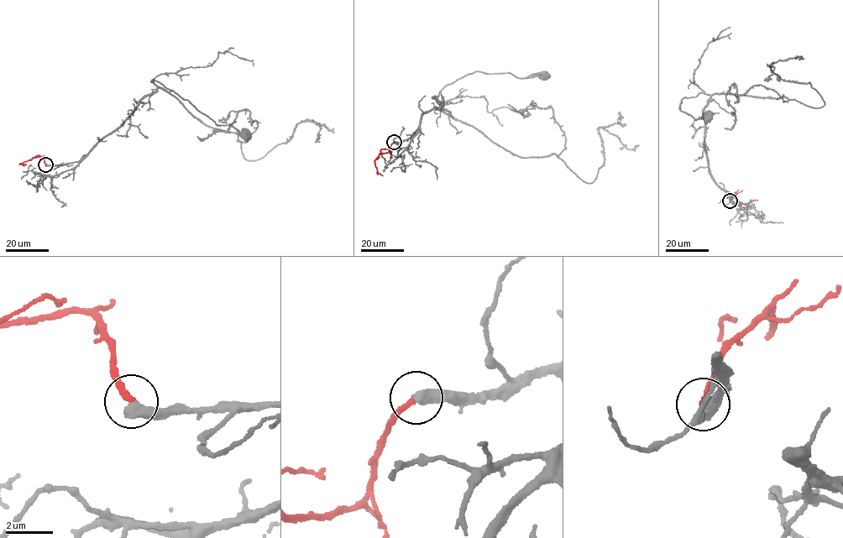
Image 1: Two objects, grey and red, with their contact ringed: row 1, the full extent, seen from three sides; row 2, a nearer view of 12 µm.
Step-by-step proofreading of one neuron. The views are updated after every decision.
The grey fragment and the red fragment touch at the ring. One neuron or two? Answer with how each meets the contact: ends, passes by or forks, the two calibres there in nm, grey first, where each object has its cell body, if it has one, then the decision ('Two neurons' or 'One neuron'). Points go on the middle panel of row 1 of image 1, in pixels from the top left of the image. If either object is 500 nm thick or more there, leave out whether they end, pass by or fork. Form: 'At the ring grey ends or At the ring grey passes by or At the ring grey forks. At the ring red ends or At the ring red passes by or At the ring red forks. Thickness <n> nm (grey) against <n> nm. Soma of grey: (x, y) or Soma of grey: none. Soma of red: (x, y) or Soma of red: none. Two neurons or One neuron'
Thickness 550 nm (grey) against 260 nm. Soma of grey: (543, 76). Soma of red: none. One neuron

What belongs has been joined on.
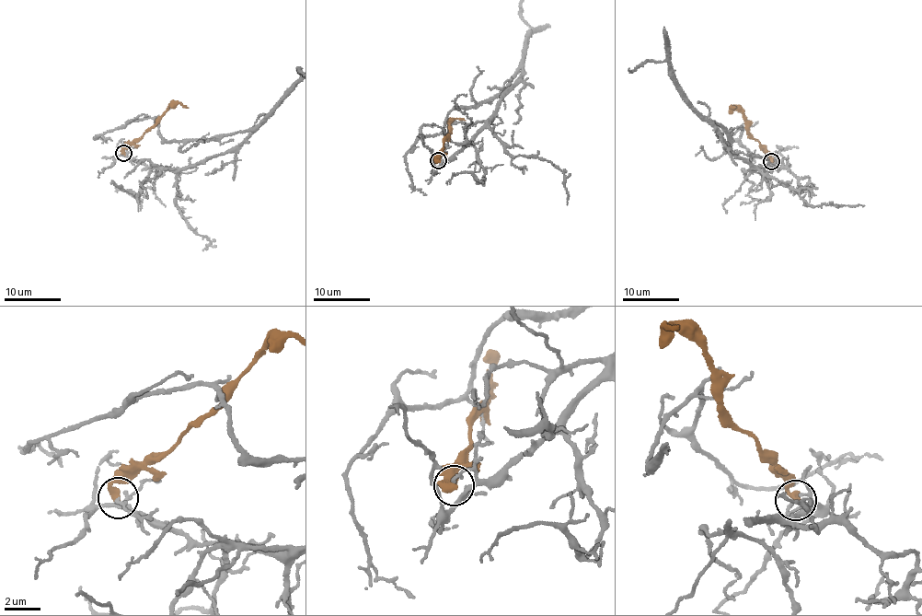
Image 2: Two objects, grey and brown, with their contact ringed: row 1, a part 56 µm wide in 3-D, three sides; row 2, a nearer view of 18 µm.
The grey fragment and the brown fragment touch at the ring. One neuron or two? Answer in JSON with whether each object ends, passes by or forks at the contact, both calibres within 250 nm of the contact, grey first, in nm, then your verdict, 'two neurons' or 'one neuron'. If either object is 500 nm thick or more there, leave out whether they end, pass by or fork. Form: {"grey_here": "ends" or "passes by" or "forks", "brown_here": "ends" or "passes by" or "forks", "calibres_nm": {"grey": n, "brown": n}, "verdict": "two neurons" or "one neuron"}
{"grey_here": "ends", "brown_here": "ends", "calibres_nm": {"grey": 170, "brown": 400}, "verdict": "two neurons"}

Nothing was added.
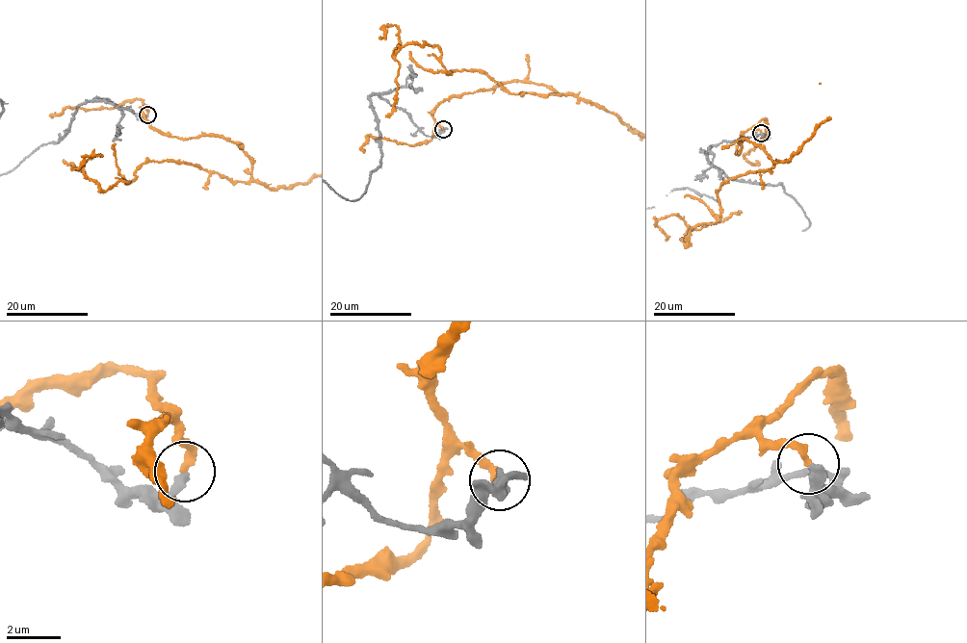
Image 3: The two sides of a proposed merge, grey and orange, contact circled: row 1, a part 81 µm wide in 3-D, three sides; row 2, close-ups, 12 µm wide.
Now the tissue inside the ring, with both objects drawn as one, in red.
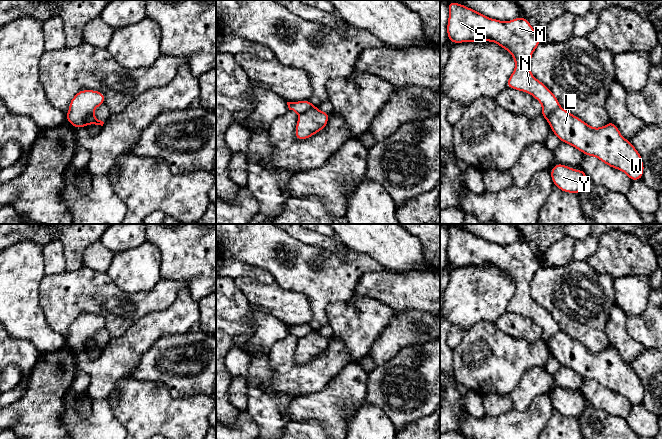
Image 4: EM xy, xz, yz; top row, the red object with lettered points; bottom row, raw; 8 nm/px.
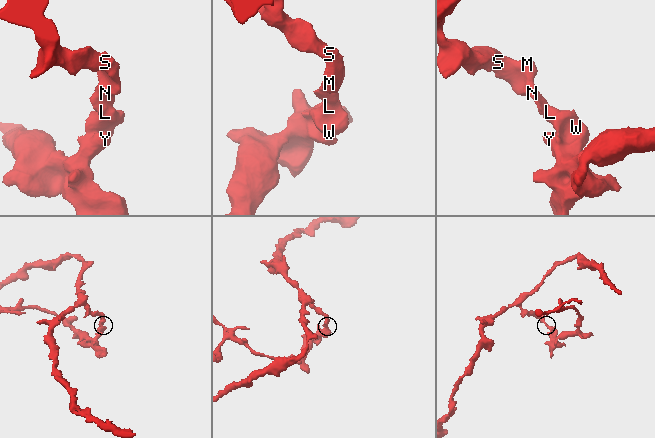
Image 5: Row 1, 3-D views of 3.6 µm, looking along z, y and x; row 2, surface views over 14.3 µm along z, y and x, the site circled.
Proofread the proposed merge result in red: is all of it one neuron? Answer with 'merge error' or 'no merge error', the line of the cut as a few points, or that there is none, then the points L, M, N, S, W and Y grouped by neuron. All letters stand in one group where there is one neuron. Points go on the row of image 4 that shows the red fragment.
merge error; cut in xy along (92, 113), (86, 117), (84, 125); L W Y / M N S

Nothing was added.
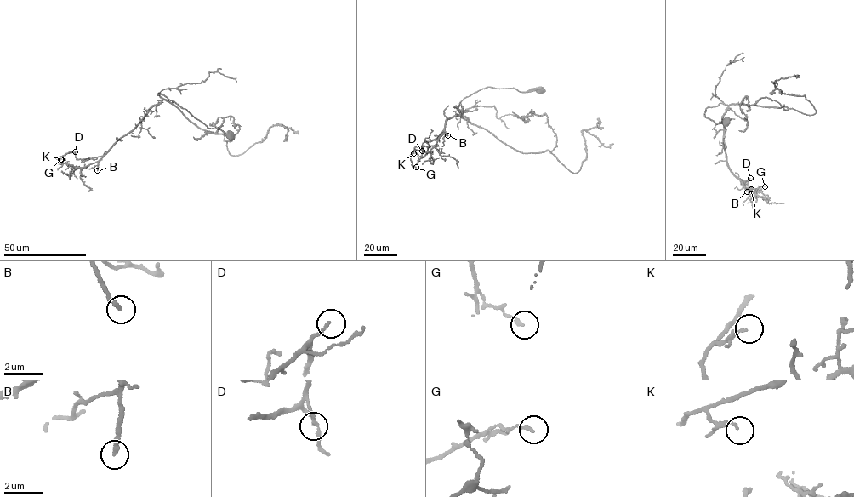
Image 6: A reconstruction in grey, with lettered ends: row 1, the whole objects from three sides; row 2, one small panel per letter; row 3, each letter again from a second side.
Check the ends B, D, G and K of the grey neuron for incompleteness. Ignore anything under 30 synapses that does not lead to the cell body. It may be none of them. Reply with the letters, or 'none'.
B

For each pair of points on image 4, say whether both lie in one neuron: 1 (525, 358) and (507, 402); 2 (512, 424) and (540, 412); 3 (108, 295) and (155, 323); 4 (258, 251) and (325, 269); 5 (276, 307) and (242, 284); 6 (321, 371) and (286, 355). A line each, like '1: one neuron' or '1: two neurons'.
1: two neurons
2: one neuron
3: two neurons
4: one neuron
5: one neuron
6: one neuron

